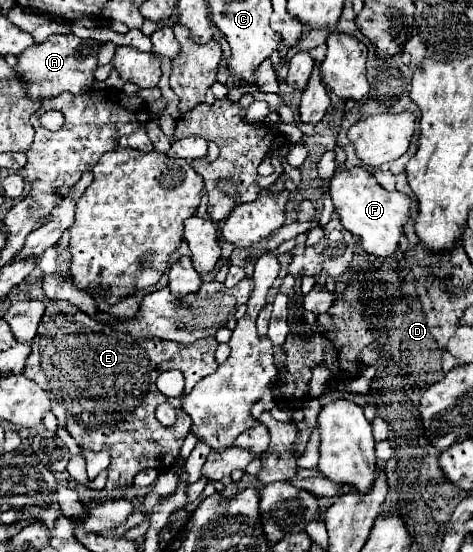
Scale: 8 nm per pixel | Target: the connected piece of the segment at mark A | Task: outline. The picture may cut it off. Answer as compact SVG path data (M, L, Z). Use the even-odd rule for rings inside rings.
M51 35L47 41L29 47L19 55L17 75L27 83L29 97L49 99L63 91L87 93L95 81L99 45L93 39L79 39L75 35Z

